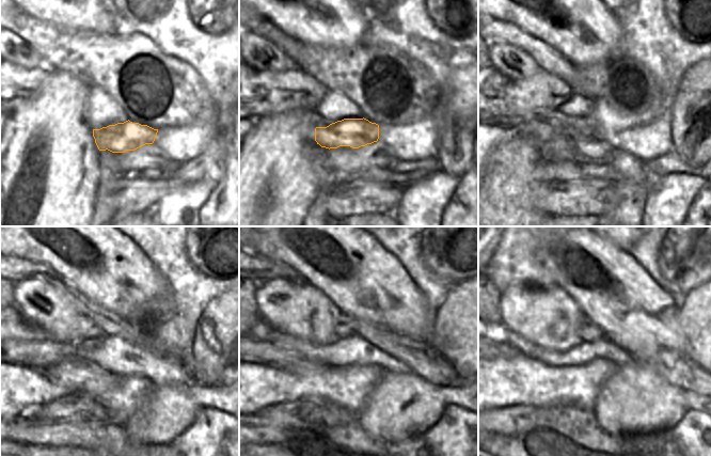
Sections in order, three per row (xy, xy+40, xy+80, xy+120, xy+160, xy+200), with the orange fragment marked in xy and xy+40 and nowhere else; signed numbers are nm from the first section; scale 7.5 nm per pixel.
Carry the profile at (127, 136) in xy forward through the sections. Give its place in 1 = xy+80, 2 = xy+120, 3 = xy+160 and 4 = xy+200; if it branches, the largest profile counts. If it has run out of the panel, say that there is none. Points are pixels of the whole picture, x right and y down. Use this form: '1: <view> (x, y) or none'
1: xy+80 (580, 129)
2: xy+120 (26, 352)
3: xy+160 (261, 352)
4: xy+200 (500, 350)

